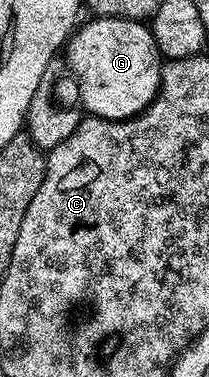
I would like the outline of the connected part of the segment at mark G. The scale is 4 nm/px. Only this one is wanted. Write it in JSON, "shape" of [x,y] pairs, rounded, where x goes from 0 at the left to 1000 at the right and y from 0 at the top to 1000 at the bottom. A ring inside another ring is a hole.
{"shape":[[[459,42],[426,64],[397,64],[349,82],[316,119],[325,170],[344,178],[349,196],[383,210],[378,273],[397,294],[498,318],[627,318],[670,305],[766,236],[775,151],[746,127],[722,72],[660,53],[589,53],[541,42]]]}

